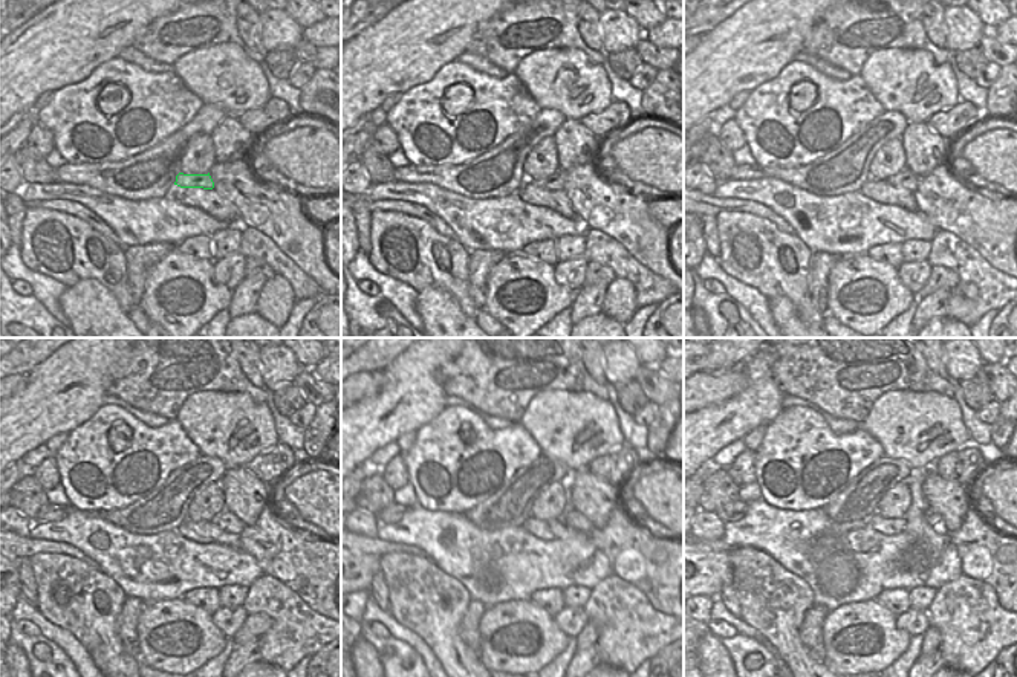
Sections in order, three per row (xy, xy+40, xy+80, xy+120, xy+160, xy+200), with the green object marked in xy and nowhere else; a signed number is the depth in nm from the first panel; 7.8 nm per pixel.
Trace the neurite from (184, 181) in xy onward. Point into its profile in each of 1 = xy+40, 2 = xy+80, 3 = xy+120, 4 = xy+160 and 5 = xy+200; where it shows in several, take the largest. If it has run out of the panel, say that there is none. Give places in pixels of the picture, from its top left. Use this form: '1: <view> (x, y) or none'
1: xy+40 (555, 181)
2: xy+80 (907, 179)
3: xy+120 (225, 520)
4: xy+160 (574, 520)
5: xy+200 (933, 518)

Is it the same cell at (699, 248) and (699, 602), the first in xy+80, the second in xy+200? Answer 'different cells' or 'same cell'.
same cell

